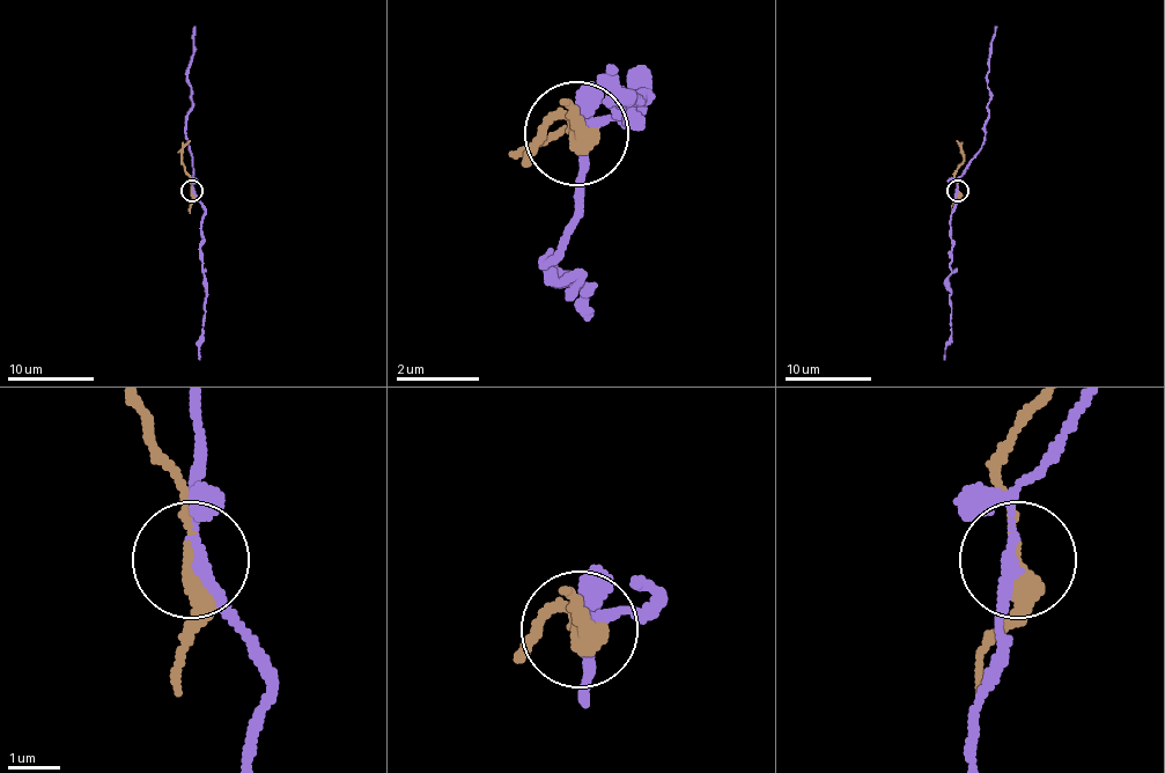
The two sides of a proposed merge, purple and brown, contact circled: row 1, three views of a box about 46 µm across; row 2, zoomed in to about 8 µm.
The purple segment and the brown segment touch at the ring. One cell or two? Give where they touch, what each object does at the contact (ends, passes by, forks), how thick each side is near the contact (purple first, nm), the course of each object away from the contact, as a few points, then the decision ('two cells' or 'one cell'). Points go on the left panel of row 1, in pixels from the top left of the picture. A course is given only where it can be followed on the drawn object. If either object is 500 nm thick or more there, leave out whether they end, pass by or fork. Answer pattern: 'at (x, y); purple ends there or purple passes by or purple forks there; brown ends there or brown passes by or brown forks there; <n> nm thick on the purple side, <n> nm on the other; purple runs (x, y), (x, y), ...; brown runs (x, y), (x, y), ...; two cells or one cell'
at (192, 190); purple passes by; brown passes by; 190 nm thick on the purple side, 300 nm on the other; purple runs (192, 190), (205, 211), (201, 240), (205, 319), (199, 359); brown runs (192, 190), (190, 175), (182, 159), (184, 146), (190, 140); two cells

